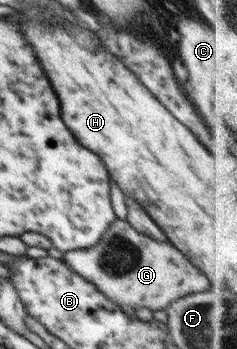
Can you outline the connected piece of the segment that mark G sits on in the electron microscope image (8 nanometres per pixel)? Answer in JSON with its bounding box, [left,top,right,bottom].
[63,219,209,310]

